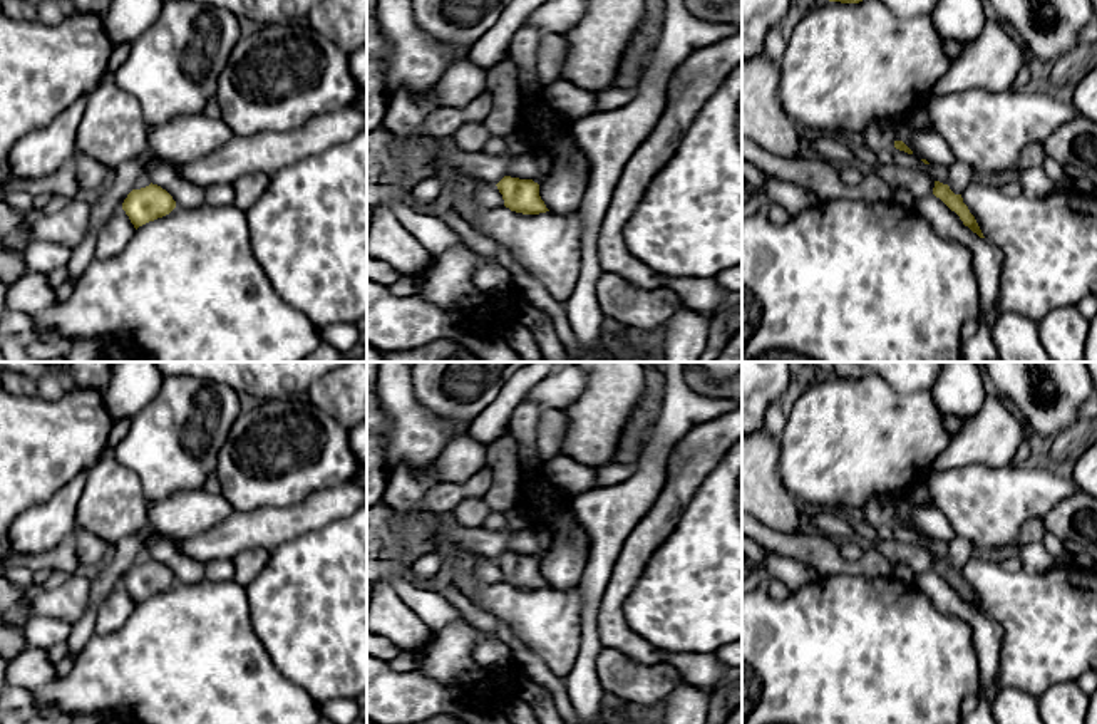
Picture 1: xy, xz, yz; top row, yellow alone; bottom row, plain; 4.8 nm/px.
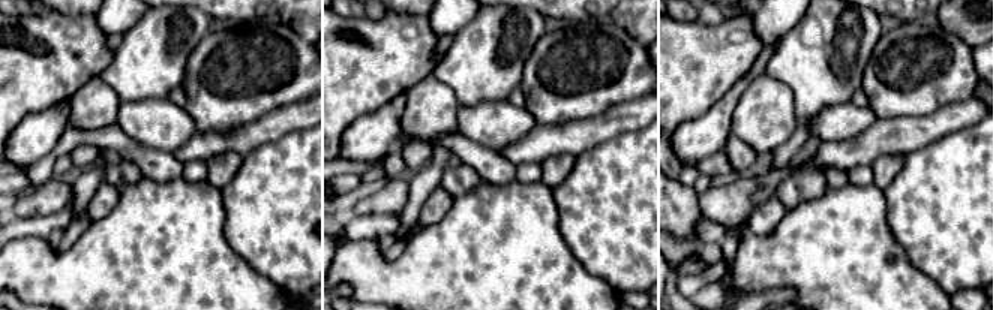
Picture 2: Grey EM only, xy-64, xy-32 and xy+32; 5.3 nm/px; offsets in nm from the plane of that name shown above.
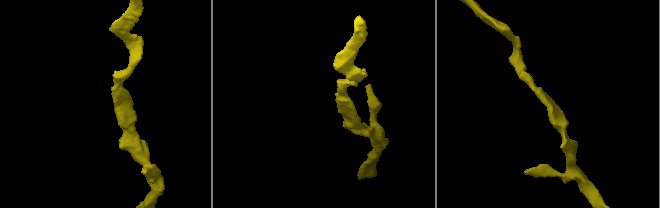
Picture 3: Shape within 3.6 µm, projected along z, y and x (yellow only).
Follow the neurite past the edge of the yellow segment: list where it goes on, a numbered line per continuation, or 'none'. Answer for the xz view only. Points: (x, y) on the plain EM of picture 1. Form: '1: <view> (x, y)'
none

